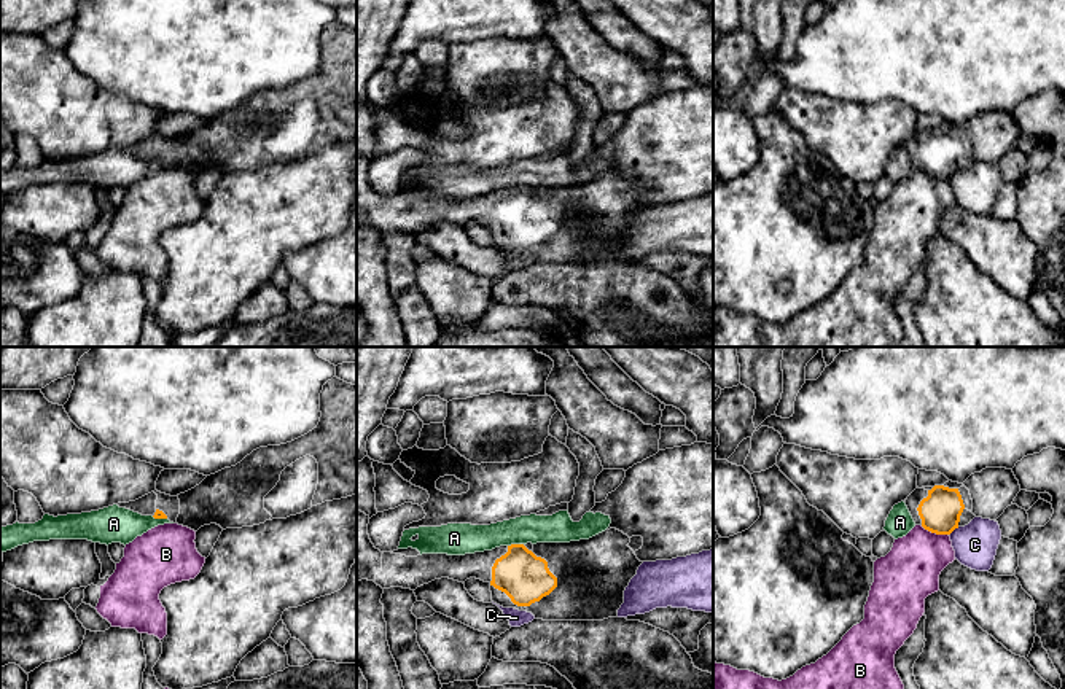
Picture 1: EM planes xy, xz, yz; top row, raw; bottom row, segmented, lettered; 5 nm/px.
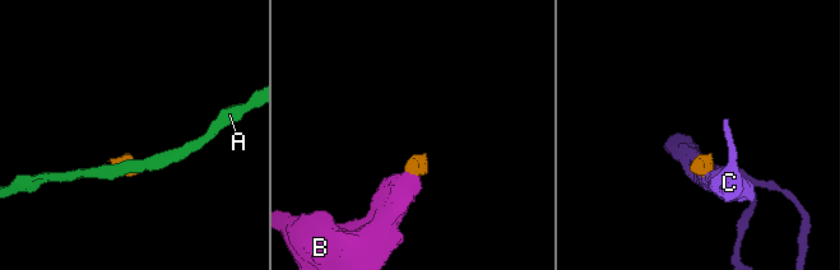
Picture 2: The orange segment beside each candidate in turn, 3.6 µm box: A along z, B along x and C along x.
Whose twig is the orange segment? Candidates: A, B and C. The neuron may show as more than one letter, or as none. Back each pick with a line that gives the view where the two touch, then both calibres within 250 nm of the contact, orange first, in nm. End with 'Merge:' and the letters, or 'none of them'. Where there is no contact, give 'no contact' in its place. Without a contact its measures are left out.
Merge: none of them

